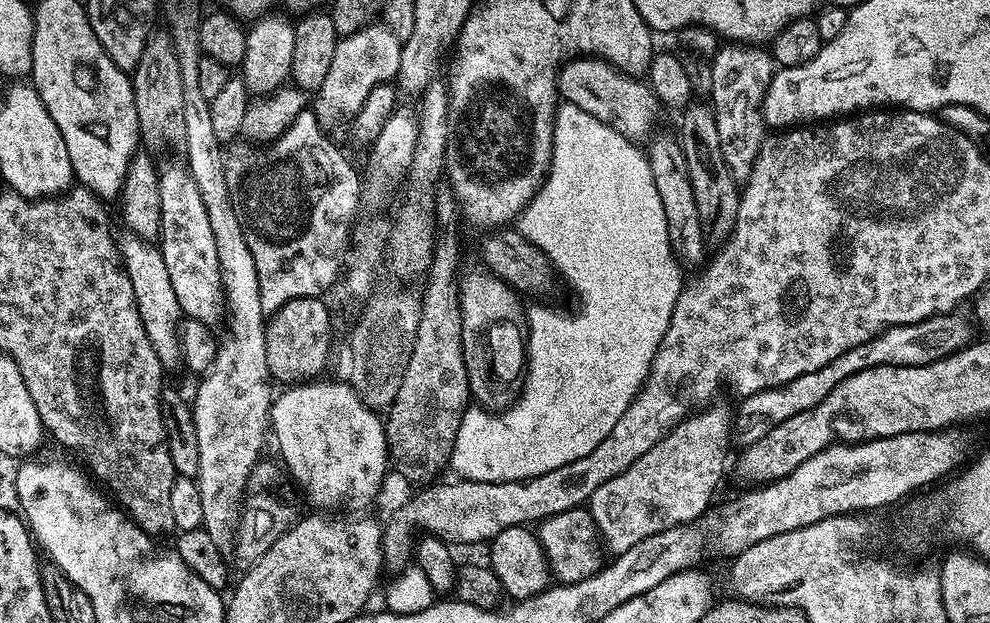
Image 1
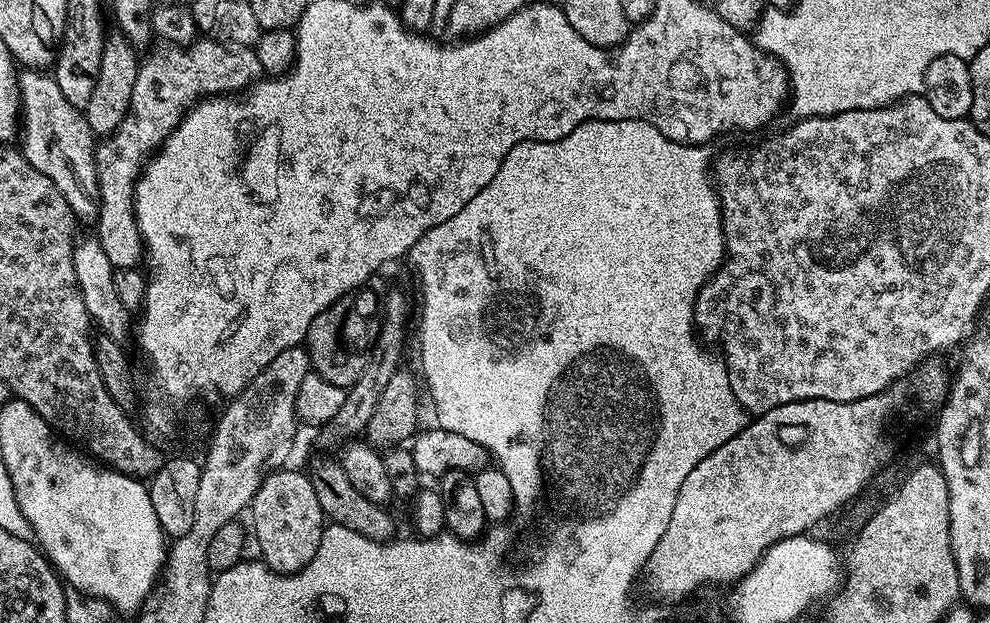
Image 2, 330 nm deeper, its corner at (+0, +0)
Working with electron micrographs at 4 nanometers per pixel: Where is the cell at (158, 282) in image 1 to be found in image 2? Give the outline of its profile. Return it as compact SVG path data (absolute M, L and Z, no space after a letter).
M24 70L18 76L20 82L20 114L22 117L22 140L24 136L24 144L22 143L22 151L26 162L30 162L30 166L34 166L34 170L38 170L38 174L46 174L46 178L50 178L54 182L54 186L58 186L58 194L62 194L62 198L66 198L66 202L70 206L73 216L77 221L88 222L95 221L96 216L100 212L100 191L98 190L98 174L96 173L96 145L97 137L92 135L90 126L86 122L83 111L74 106L70 106L70 102L66 102L66 98L62 95L62 90L58 90L58 82L55 75L49 74L44 70Z

